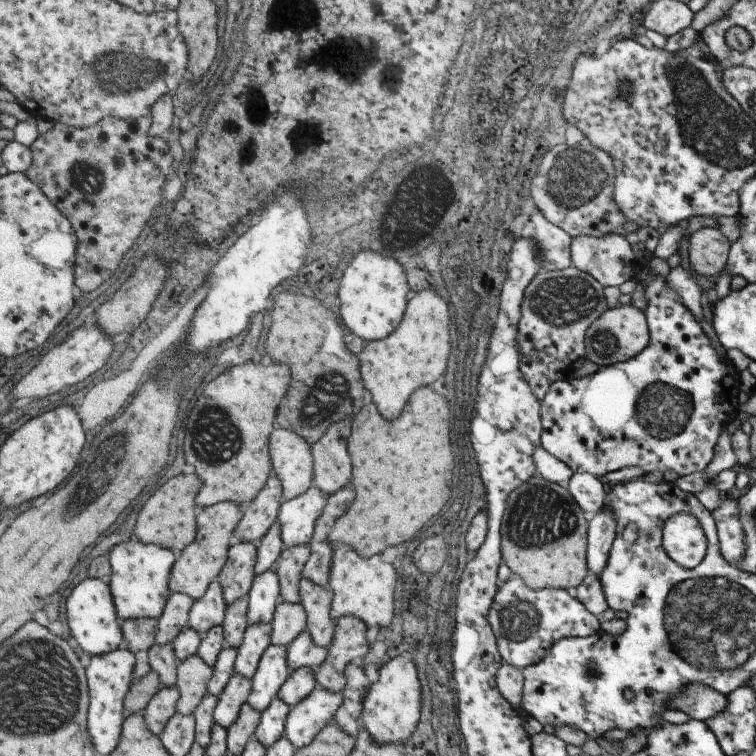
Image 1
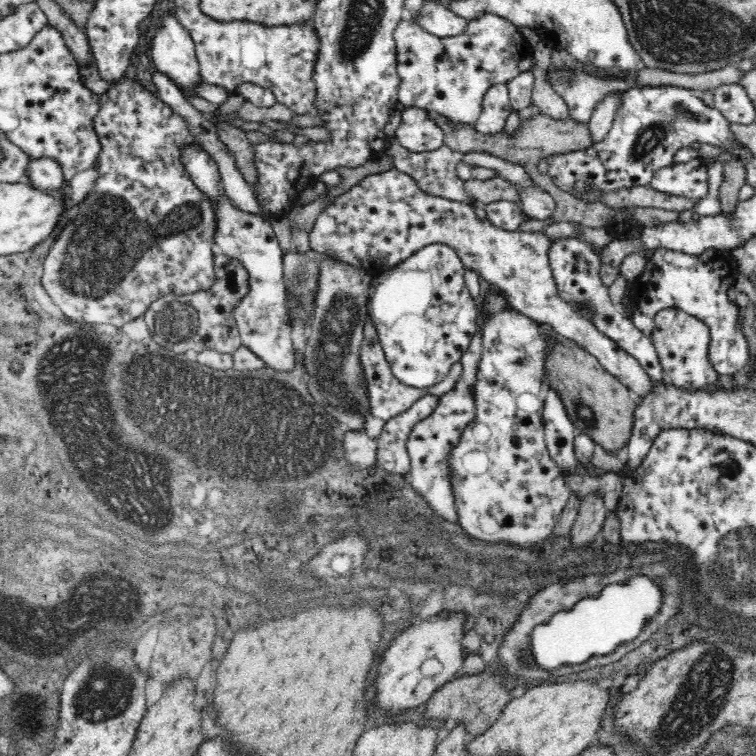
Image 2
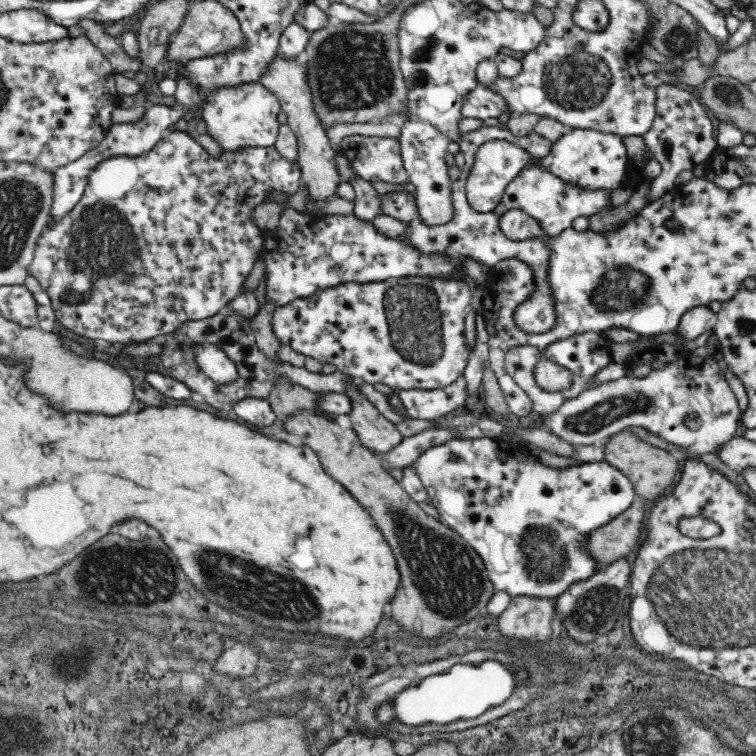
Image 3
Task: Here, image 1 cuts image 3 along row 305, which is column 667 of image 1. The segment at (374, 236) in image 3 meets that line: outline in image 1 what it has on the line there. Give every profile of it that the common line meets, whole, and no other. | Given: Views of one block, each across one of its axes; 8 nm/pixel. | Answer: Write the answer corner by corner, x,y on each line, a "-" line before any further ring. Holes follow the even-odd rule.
679,264
677,268
671,268
669,274
665,276
665,286
669,286
669,290
673,294
677,294
681,304
691,312
693,320
699,324
703,320
701,296
703,296
703,292
709,292
715,288
717,278
719,276
701,276
697,272
693,274
691,270
681,268
681,264

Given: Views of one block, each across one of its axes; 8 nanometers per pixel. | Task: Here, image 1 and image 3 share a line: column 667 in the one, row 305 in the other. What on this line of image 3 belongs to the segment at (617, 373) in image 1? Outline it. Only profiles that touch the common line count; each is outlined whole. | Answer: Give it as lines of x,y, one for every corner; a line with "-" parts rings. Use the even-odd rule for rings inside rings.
430,276
390,278
386,282
368,284
346,282
274,310
272,328
282,344
288,344
296,352
314,358
320,364
336,366
338,372
356,380
364,380
372,386
386,384
394,392
440,388
446,390
446,386
454,384
468,366
470,348
466,344
464,328
466,316
472,310
472,294
474,290
468,286
468,282

